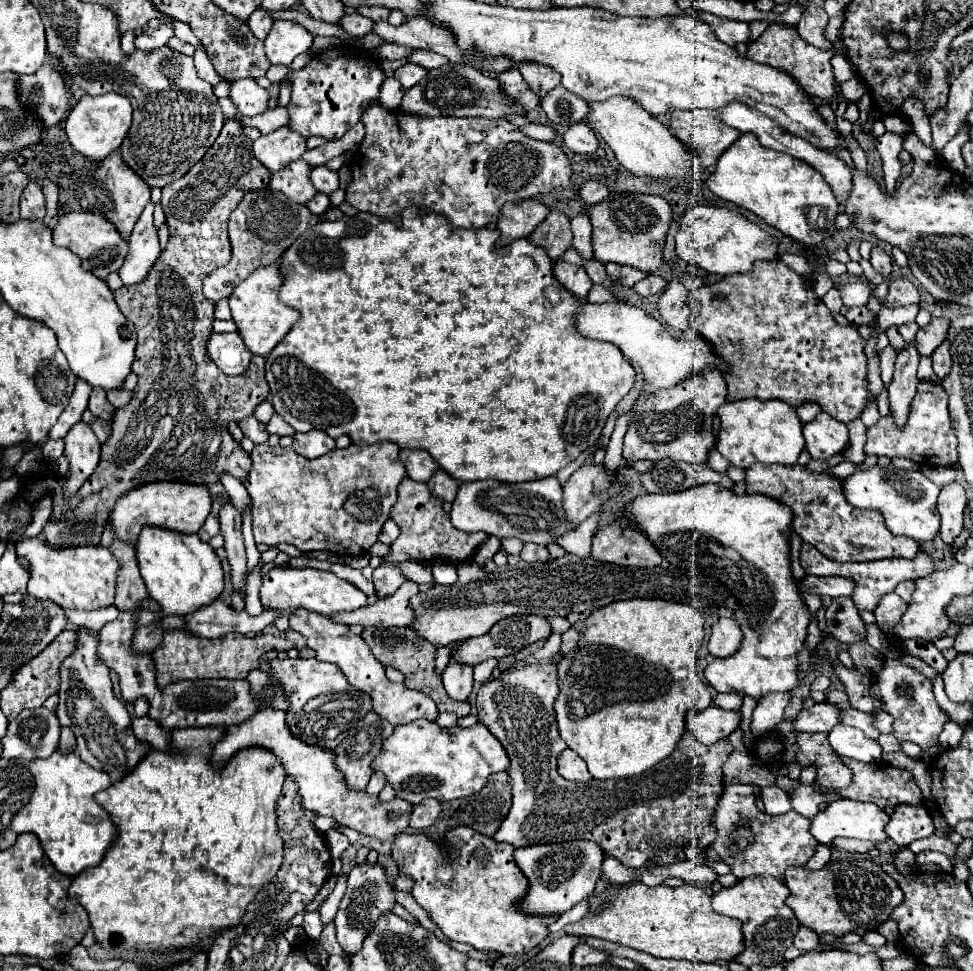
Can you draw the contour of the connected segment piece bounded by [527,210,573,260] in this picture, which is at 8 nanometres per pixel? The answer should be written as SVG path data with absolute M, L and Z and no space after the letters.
M559 210L549 212L545 222L541 222L527 240L533 242L535 246L541 246L551 260L559 260L563 252L571 248L571 240L573 240L569 218Z

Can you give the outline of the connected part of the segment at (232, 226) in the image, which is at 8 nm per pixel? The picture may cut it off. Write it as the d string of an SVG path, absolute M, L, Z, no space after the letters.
M269 186L247 192L229 216L229 240L233 248L231 262L225 268L213 270L203 280L203 294L213 302L231 296L235 286L259 266L275 264L281 258L281 252L285 252L285 248L289 248L289 244L293 244L293 240L297 240L307 230L311 216L313 214L307 206L291 202L285 194L273 192Z

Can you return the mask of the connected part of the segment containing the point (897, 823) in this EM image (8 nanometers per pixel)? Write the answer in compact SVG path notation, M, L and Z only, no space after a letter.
M897 804L885 828L889 838L899 846L909 846L913 840L927 838L935 832L933 818L925 806Z

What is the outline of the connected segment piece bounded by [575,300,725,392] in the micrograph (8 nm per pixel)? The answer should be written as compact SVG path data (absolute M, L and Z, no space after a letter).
M585 300L581 310L575 316L577 332L591 340L603 340L615 344L629 362L641 366L645 374L645 392L657 392L659 388L671 388L671 384L679 384L685 376L693 372L703 372L707 366L725 372L725 364L713 356L713 348L705 340L699 342L685 342L675 340L655 318L647 316L645 310L619 304L619 302L605 302L605 304L591 304Z

